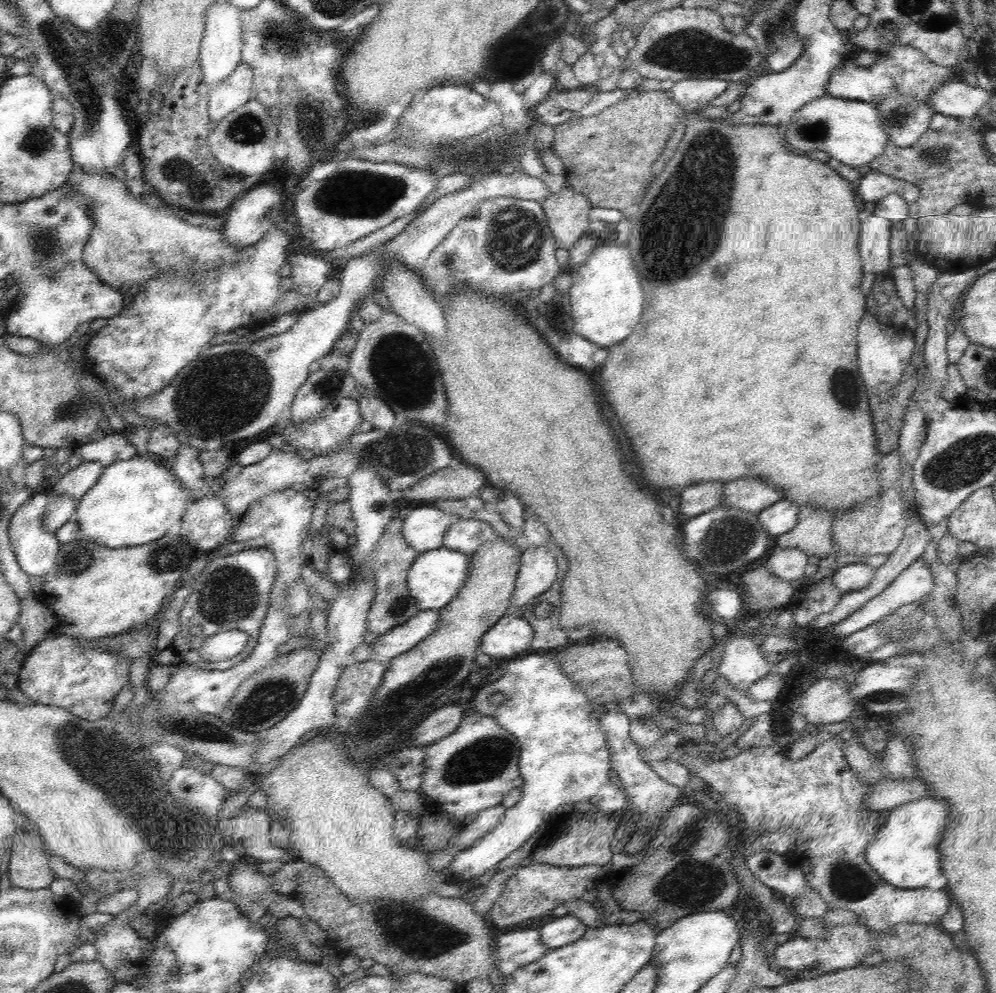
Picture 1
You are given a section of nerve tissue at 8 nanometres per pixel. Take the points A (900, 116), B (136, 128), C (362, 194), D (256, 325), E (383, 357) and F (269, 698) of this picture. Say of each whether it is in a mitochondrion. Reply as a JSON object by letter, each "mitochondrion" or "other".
{"A":"mitochondrion","B":"other","C":"mitochondrion","D":"other","E":"mitochondrion","F":"mitochondrion"}

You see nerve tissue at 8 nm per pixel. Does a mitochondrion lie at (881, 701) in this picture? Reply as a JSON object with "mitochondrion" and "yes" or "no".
{"mitochondrion":"yes"}

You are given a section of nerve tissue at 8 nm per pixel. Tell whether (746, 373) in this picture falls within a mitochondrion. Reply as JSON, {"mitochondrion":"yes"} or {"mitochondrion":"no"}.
{"mitochondrion":"no"}

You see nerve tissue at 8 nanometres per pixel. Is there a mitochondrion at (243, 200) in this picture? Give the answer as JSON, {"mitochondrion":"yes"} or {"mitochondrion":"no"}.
{"mitochondrion":"no"}

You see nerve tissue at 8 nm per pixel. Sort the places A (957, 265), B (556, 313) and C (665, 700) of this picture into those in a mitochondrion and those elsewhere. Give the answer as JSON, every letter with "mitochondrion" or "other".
{"A":"other","B":"other","C":"other"}

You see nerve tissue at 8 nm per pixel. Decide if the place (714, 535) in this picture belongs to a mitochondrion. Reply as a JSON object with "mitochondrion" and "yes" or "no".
{"mitochondrion":"yes"}

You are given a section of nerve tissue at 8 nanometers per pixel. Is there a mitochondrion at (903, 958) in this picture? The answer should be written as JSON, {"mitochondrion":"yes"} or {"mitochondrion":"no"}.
{"mitochondrion":"no"}

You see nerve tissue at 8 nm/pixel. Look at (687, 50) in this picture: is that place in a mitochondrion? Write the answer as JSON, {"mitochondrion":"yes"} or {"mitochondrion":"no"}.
{"mitochondrion":"yes"}

